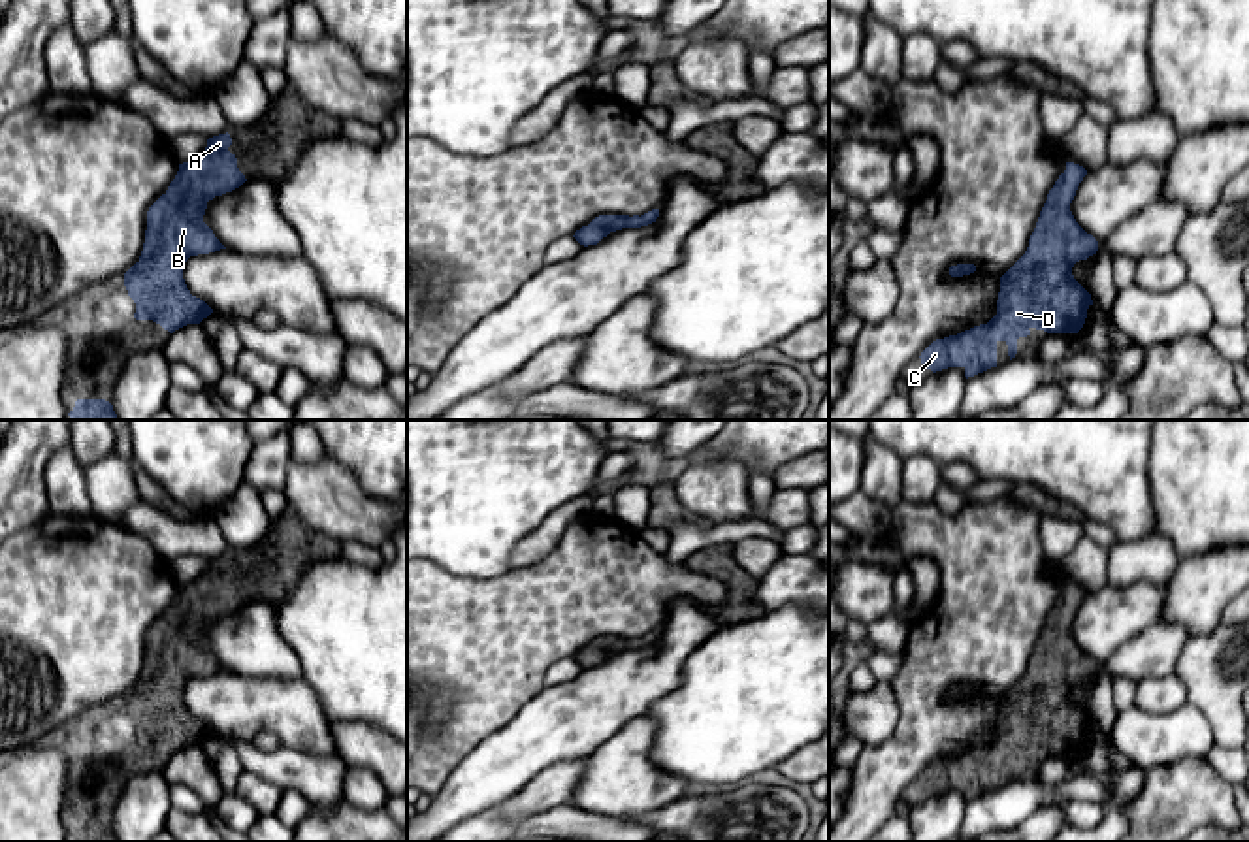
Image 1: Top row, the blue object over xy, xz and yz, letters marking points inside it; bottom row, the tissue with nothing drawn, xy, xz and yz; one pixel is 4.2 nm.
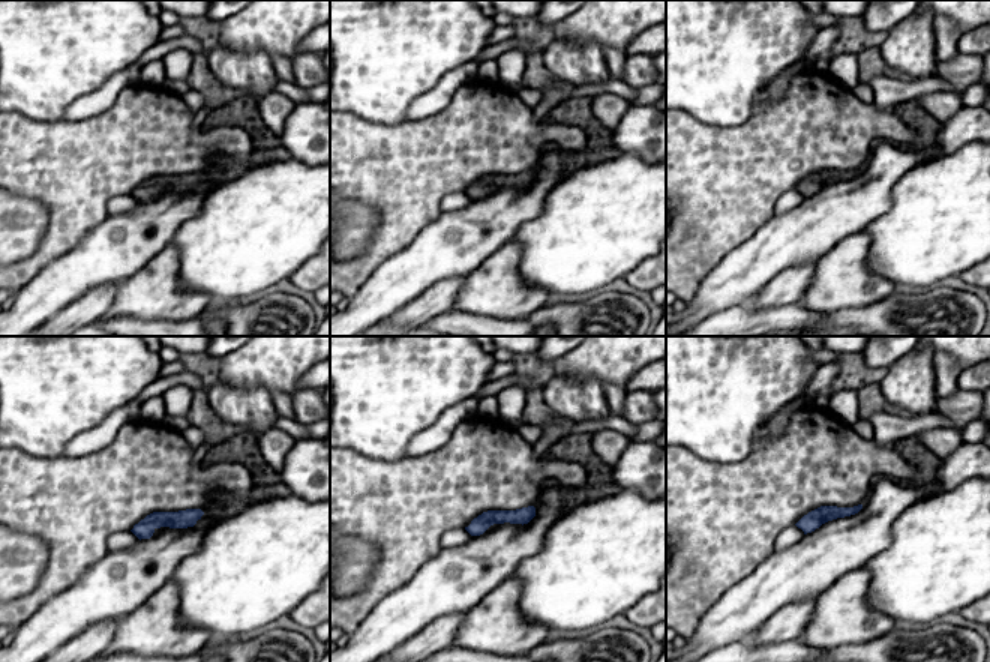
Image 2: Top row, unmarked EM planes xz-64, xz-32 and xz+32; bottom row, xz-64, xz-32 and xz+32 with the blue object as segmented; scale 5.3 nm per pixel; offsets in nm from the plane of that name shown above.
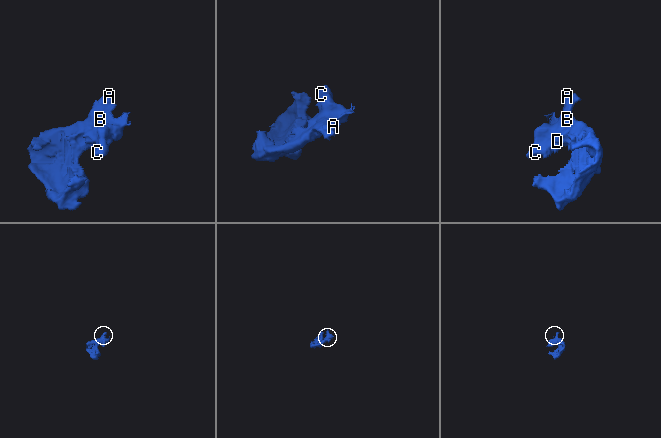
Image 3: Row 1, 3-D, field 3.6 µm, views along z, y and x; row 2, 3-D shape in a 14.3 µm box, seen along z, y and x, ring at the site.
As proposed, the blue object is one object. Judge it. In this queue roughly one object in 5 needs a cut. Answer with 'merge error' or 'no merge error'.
no merge error

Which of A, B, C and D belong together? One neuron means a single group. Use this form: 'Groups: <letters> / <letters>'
Groups: A B C D

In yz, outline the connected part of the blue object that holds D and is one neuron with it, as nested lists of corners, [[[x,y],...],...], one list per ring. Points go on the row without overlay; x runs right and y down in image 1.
[[[1066,584],[1040,633],[1025,676],[1000,699],[997,737],[957,757],[933,763],[921,785],[933,795],[963,789],[974,799],[997,789],[997,765],[1008,767],[1010,782],[1017,761],[1030,752],[1078,755],[1093,727],[1091,716],[1074,701],[1072,689],[1096,676],[1098,663],[1074,640],[1070,625],[1087,591]]]

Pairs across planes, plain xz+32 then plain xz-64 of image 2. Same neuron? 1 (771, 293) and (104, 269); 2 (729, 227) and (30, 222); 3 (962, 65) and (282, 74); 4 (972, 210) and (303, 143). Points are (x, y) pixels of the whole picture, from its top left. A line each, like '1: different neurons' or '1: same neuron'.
1: different neurons
2: different neurons
3: different neurons
4: different neurons

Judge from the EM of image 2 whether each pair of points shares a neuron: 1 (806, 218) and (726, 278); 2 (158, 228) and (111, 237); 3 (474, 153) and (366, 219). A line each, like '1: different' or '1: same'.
1: same
2: same
3: different

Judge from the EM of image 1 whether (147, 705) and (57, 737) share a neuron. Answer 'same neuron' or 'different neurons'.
same neuron

